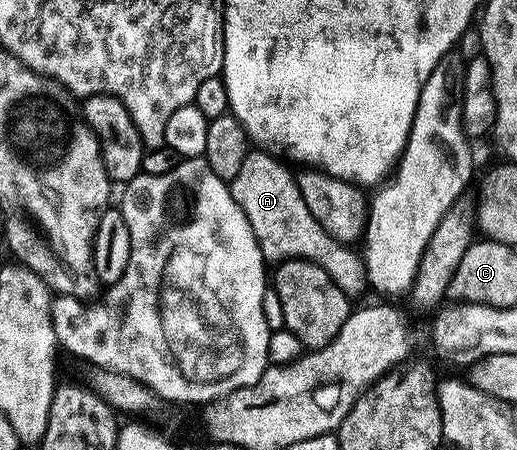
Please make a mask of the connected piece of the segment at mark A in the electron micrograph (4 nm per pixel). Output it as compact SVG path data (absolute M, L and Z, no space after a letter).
M267 151L259 152L263 153L248 152L245 163L241 163L241 171L237 171L237 175L229 184L233 199L239 204L241 211L245 211L245 219L249 219L249 227L259 241L259 250L263 252L264 258L268 262L278 263L292 257L302 257L305 261L312 261L321 266L333 279L333 283L337 283L337 287L341 287L343 293L354 295L354 293L361 292L362 289L366 290L368 288L367 269L363 266L362 256L358 252L354 253L351 250L354 248L350 244L330 237L321 227L321 223L317 223L317 219L313 219L309 207L305 207L305 199L301 199L301 191L295 182L295 173L287 170L278 161L278 159L280 160L278 156Z

